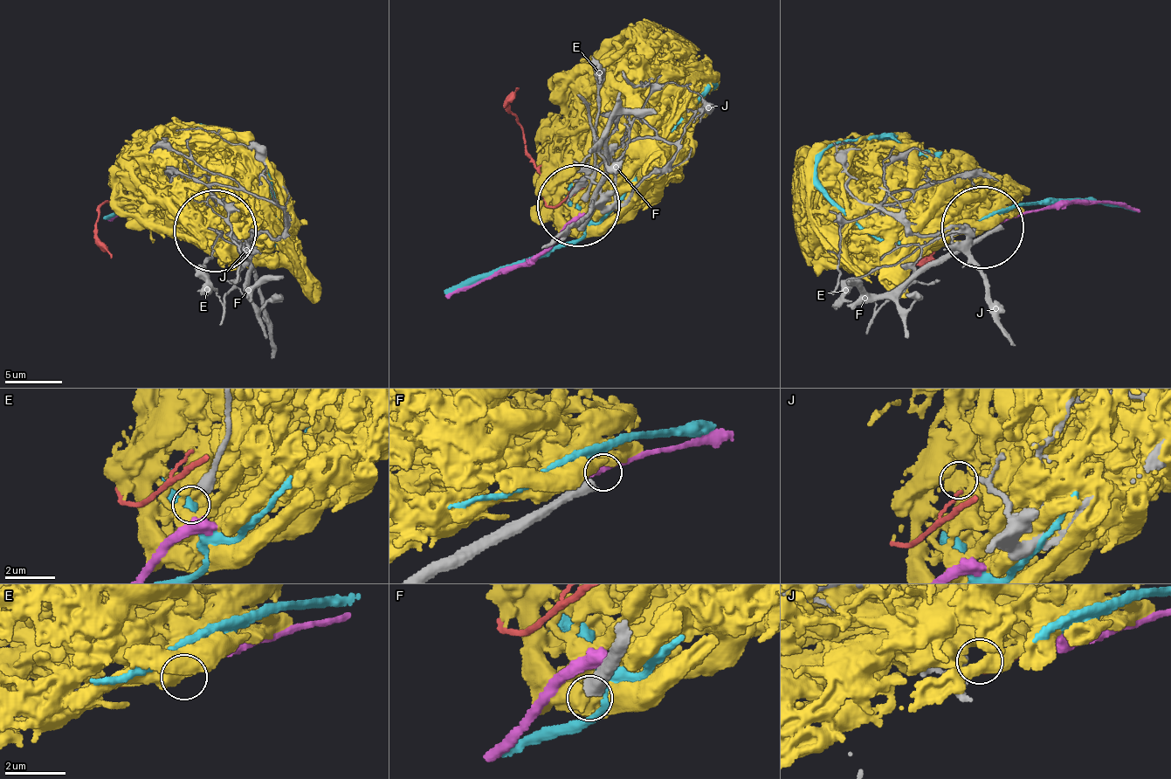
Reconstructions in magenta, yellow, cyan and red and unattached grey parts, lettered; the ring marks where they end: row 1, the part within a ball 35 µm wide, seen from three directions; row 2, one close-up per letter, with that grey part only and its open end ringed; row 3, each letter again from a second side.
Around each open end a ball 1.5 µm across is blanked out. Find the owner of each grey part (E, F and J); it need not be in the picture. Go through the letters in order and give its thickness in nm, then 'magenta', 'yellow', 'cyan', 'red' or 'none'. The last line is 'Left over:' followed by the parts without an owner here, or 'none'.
E: 420 nm thick; none
F: 480 nm thick; none
J: 140 nm thick; none
Left over: E, F, J

